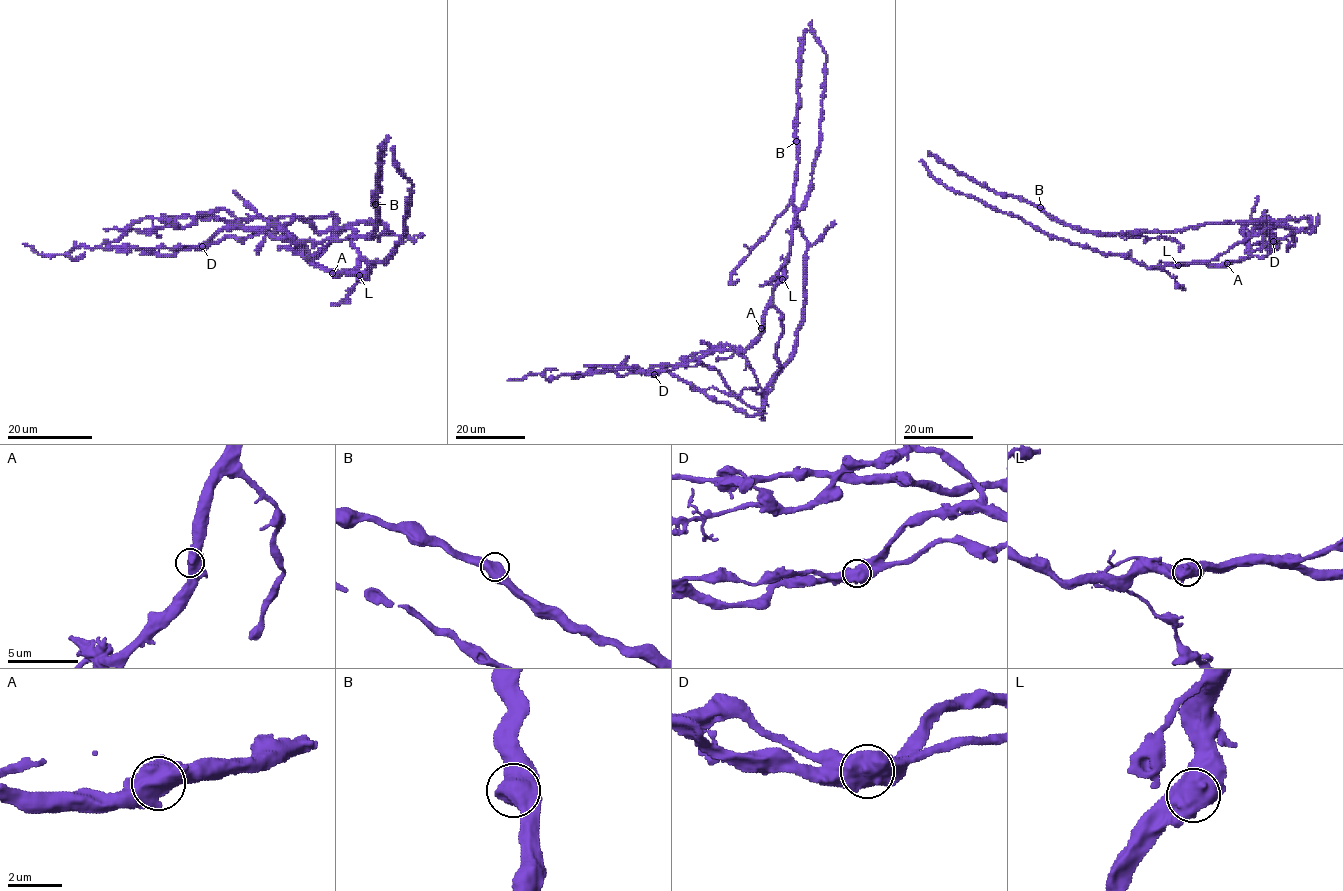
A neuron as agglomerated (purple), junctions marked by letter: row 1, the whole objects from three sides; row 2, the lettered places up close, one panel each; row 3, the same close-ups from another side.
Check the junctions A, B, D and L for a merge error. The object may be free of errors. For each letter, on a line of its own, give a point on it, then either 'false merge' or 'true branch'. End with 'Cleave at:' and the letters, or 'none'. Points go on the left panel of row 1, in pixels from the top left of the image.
A: (332, 273) | true branch
B: (375, 204) | true branch
D: (202, 246) | false merge
L: (359, 275) | true branch
Cleave at: D

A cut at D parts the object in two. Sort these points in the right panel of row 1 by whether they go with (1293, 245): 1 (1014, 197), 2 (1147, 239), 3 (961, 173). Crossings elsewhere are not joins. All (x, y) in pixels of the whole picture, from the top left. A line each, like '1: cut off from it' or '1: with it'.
1: cut off from it
2: cut off from it
3: cut off from it

